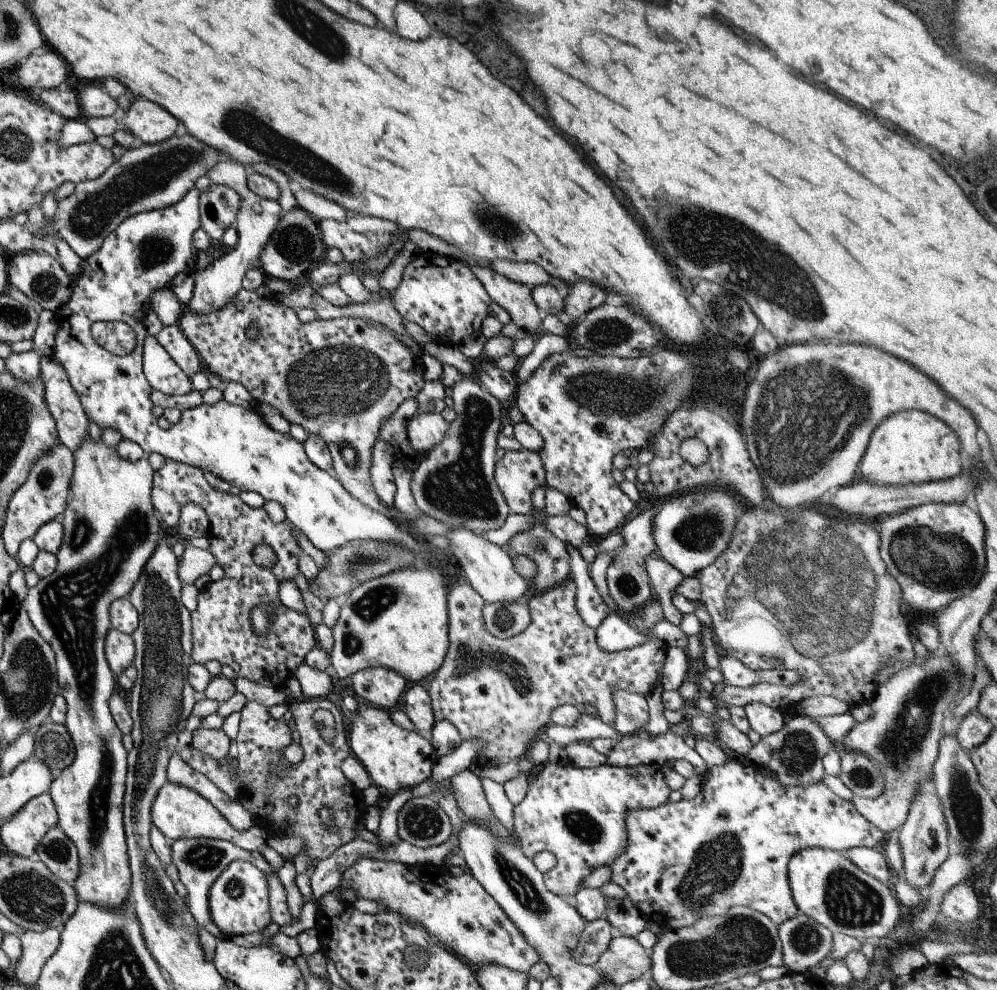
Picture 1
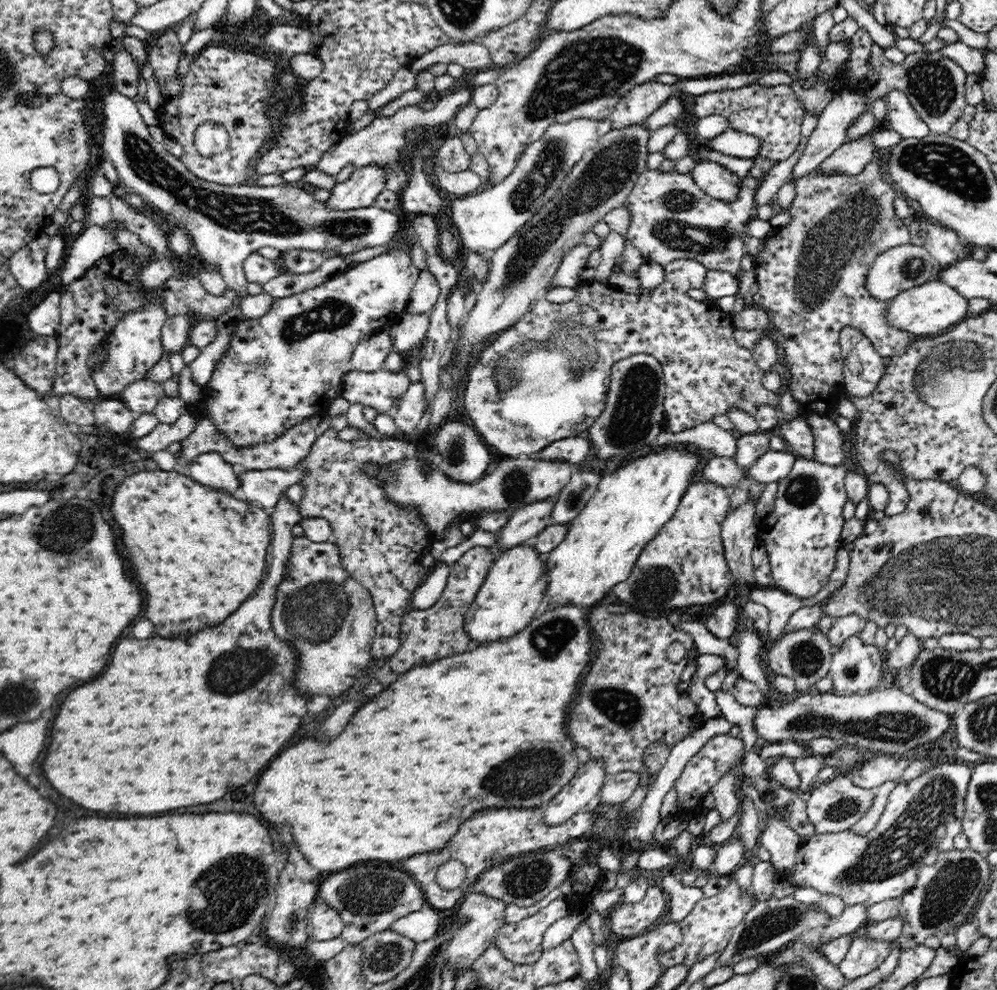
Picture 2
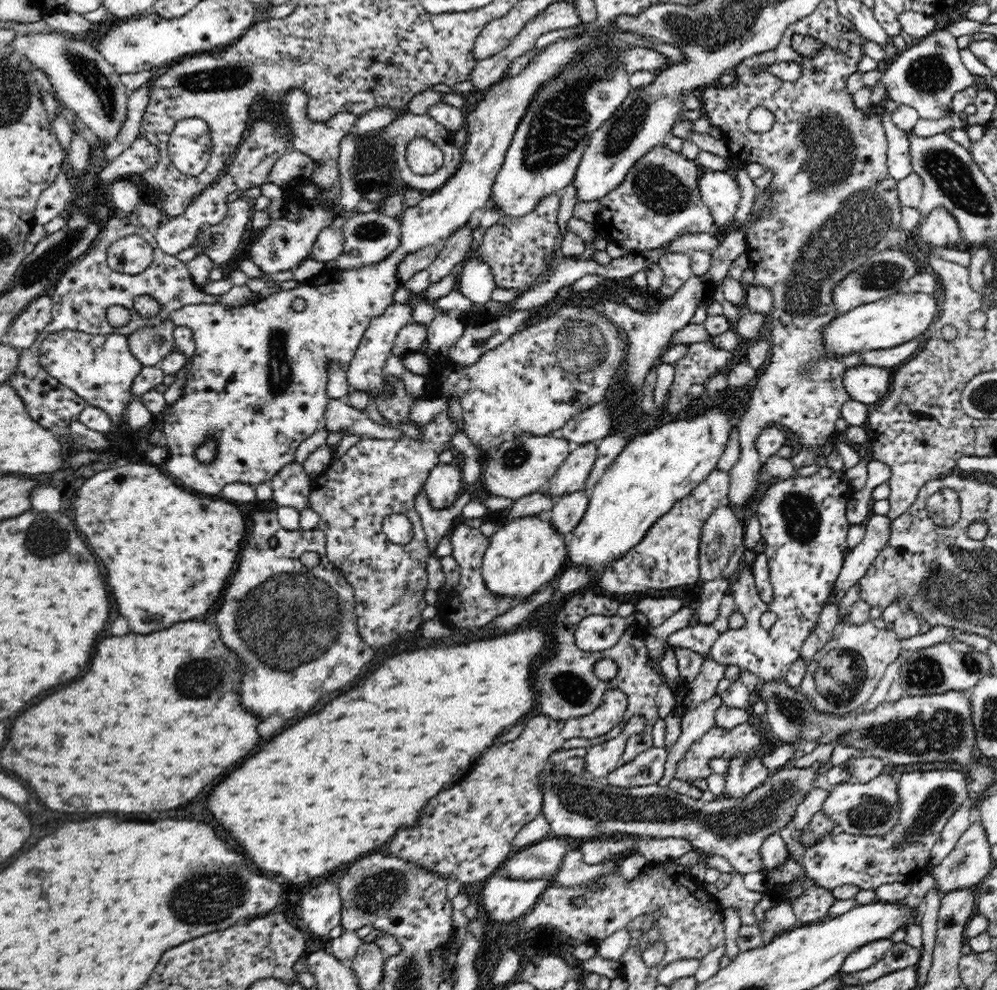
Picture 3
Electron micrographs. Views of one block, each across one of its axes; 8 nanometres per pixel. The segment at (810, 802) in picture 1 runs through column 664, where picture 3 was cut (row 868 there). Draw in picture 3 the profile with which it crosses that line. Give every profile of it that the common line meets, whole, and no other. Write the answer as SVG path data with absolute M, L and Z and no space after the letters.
M955 769L914 770L904 772L897 782L898 785L898 822L884 835L857 836L837 830L833 835L810 846L801 862L806 878L813 883L832 889L843 884L858 887L858 890L876 890L883 884L901 882L912 884L918 882L925 874L929 874L931 864L930 851L942 836L943 828L958 808L968 804L967 774Z

